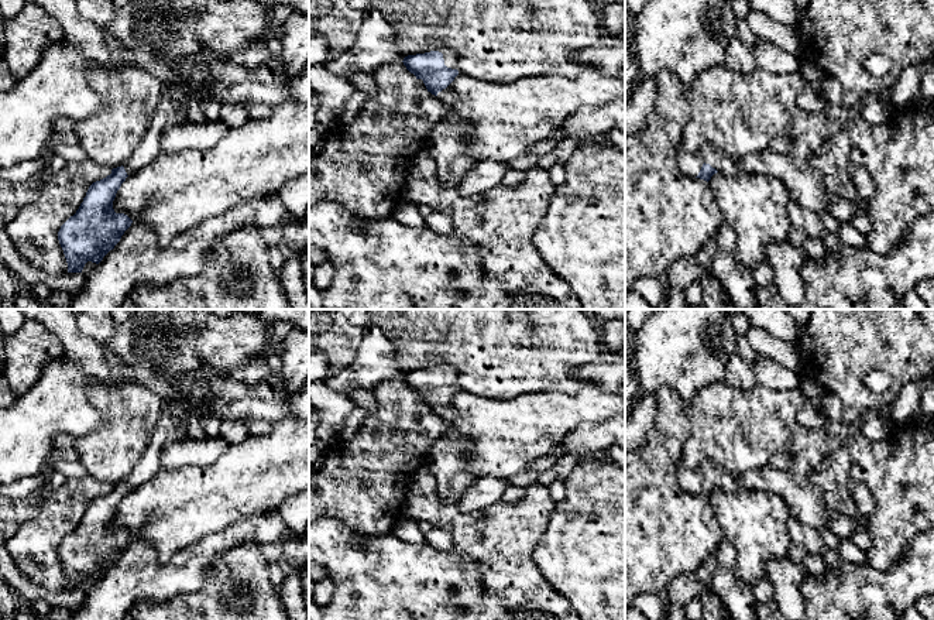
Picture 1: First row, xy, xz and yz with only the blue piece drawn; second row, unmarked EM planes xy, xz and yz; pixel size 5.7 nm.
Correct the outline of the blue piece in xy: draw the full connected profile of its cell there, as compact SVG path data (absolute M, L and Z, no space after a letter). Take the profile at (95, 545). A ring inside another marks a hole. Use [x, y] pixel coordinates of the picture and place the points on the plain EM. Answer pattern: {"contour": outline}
{"contour": "M182 400L164 401L151 441L131 473L106 494L93 499L73 532L59 545L58 556L63 566L68 589L82 589L87 578L99 580L114 565L133 537L116 530L113 517L126 494L154 479L161 469L164 443L186 438L186 418L196 414Z"}

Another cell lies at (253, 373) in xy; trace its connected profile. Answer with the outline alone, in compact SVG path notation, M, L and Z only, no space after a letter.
M265 359L250 362L241 367L234 369L230 377L247 386L255 386L261 381L271 378L271 369Z

